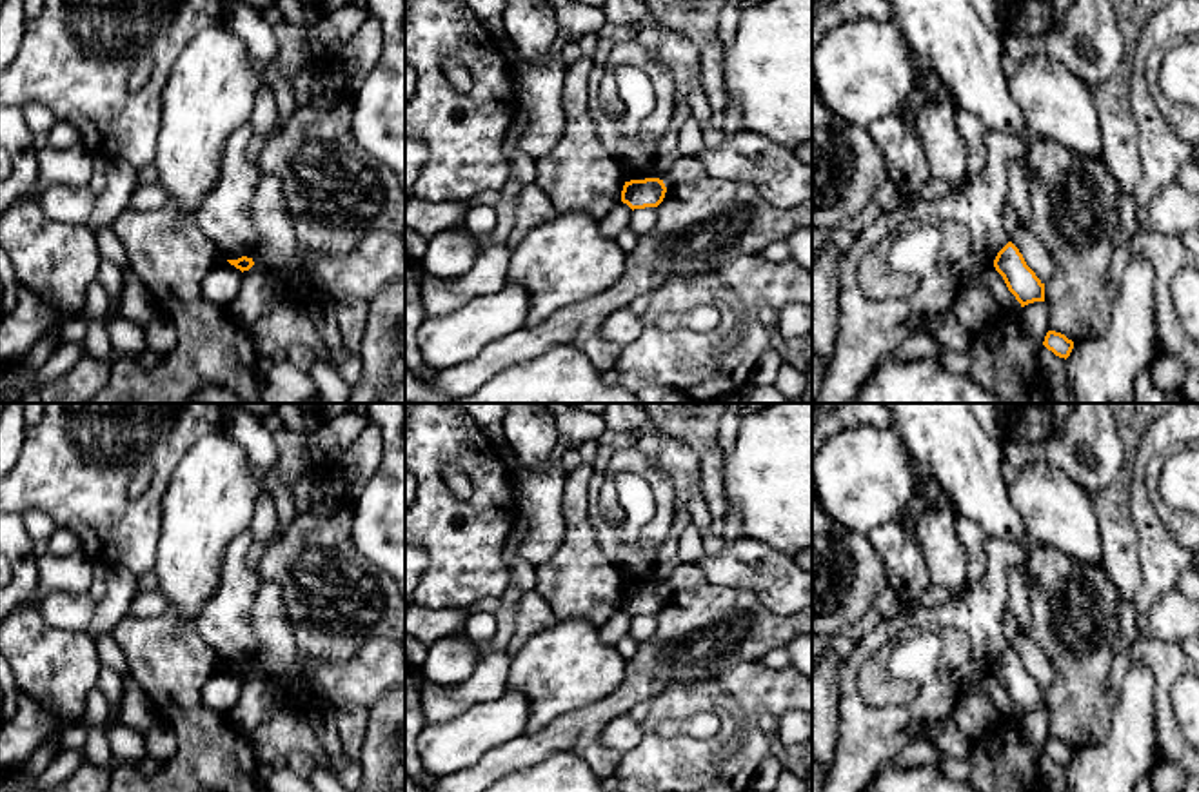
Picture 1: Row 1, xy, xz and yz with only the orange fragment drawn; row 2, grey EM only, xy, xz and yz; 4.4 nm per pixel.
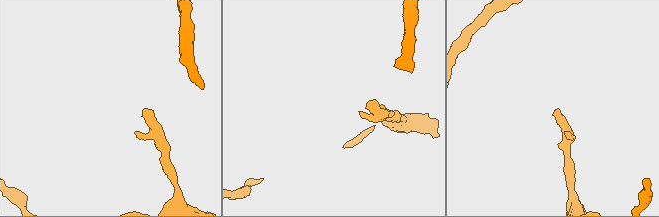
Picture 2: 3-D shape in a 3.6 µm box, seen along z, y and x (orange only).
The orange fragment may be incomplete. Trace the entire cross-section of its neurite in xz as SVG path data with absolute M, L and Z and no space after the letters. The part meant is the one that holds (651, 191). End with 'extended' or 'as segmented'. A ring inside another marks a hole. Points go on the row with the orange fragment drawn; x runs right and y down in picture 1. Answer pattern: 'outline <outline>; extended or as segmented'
outline M659 178L630 180L625 182L621 202L632 211L645 207L658 207L665 198L667 187Z; as segmented

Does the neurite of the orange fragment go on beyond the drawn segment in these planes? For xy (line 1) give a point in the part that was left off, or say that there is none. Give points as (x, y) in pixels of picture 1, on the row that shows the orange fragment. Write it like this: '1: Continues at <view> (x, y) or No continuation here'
1: No continuation here

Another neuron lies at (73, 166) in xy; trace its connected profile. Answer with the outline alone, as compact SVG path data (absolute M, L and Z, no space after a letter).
M84 144L65 151L47 145L38 153L38 176L25 198L38 202L42 193L51 185L89 185L93 180L93 158L93 153Z

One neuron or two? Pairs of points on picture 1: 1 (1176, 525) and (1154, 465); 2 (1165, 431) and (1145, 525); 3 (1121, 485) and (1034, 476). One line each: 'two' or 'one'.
1: one
2: one
3: two

